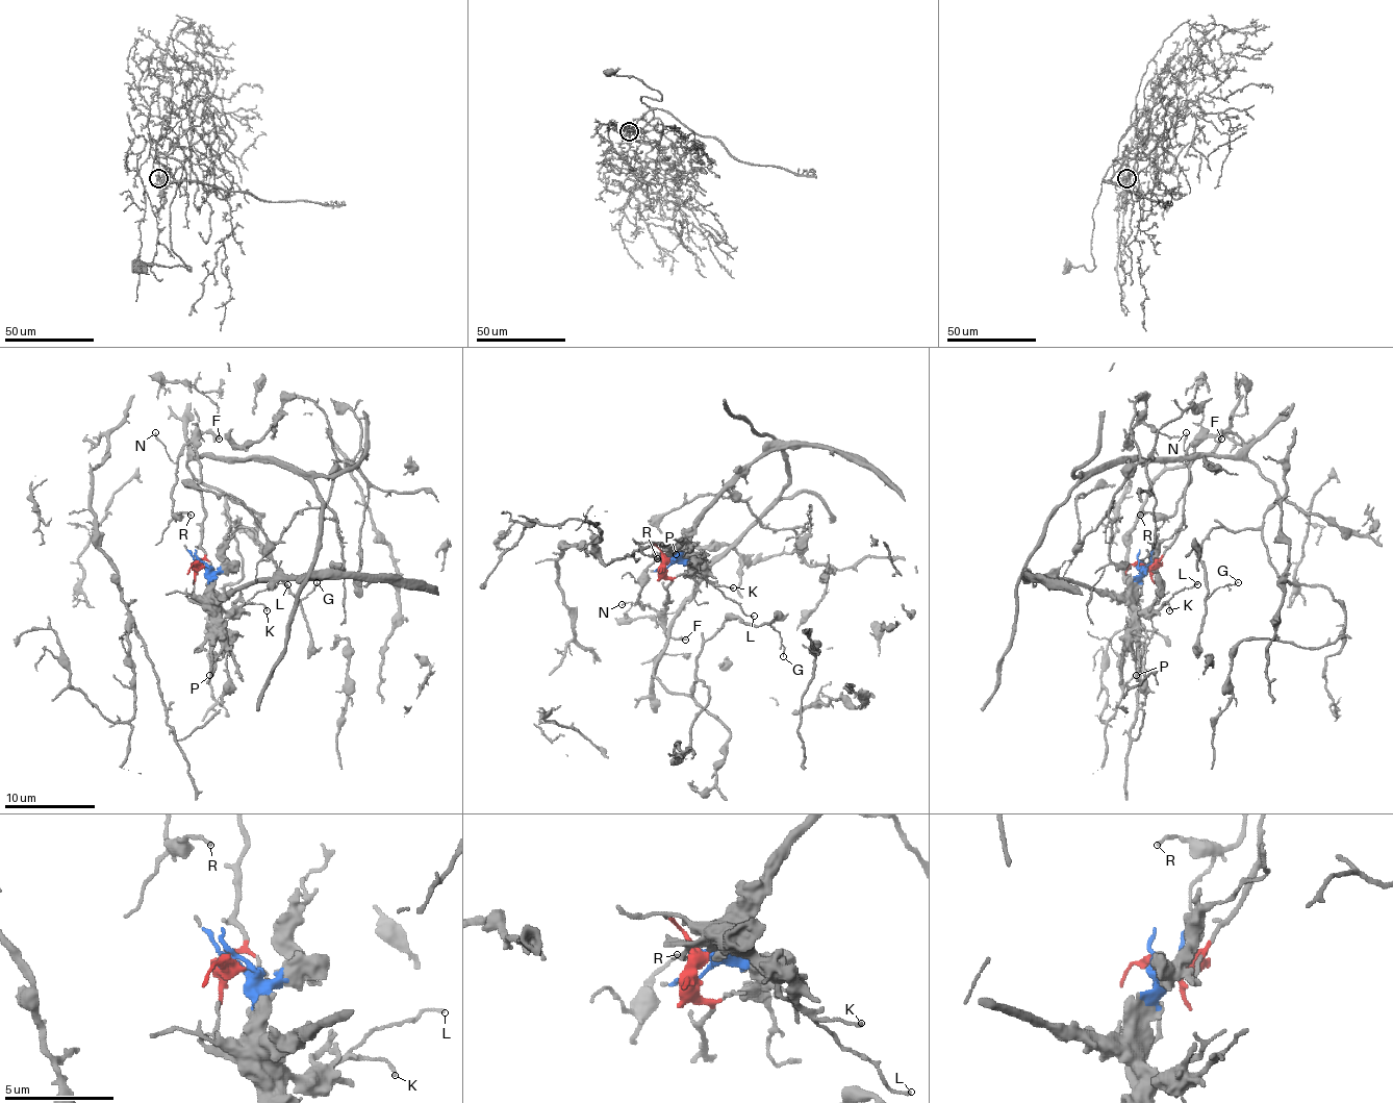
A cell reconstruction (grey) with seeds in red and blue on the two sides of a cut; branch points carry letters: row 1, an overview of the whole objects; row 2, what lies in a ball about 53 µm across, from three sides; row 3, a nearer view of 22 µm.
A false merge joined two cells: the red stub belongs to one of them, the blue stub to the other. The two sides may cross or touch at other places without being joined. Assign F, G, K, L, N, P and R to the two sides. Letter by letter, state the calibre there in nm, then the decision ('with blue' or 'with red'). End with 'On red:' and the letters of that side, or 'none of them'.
F: calibre 280 nm; with red
G: calibre 90 nm; with red
K: calibre 130 nm; with blue
L: calibre 110 nm; with blue
N: calibre 140 nm; with red
P: calibre 180 nm; with blue
R: calibre 140 nm; with red
On red: F, G, N, R

